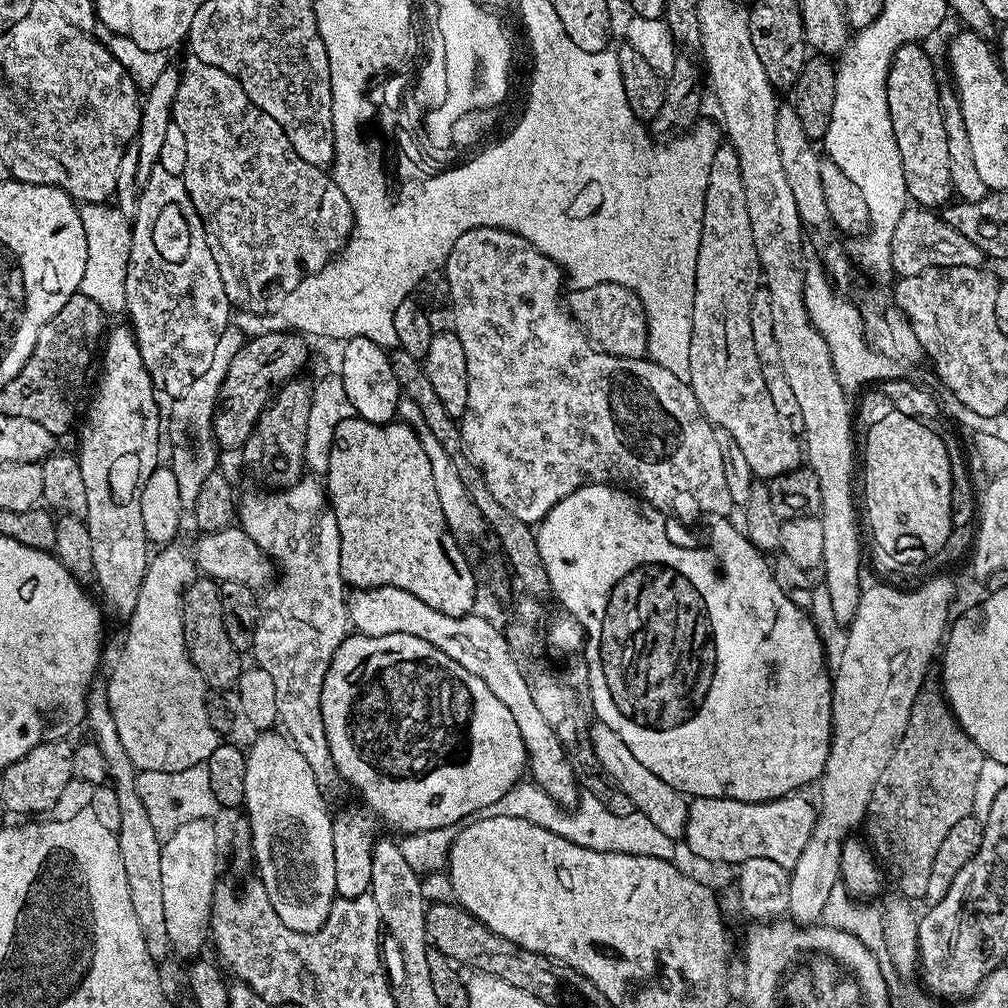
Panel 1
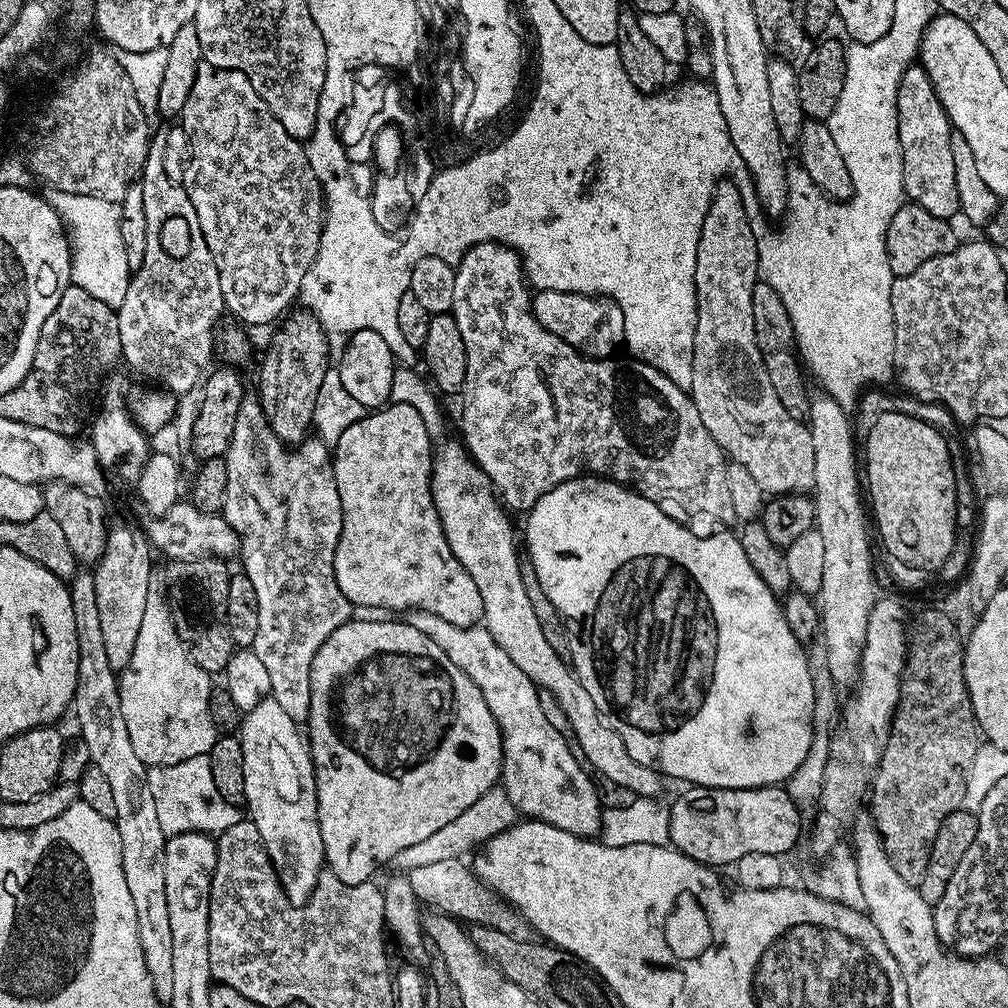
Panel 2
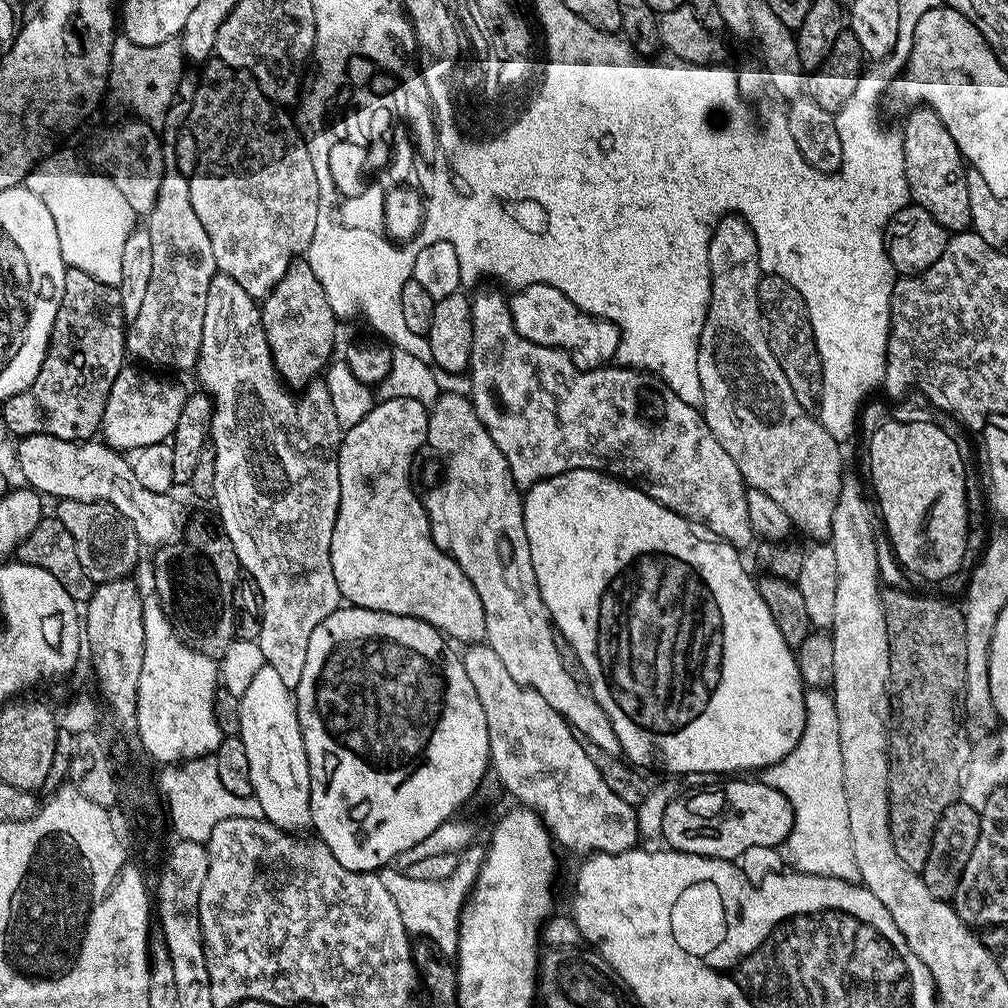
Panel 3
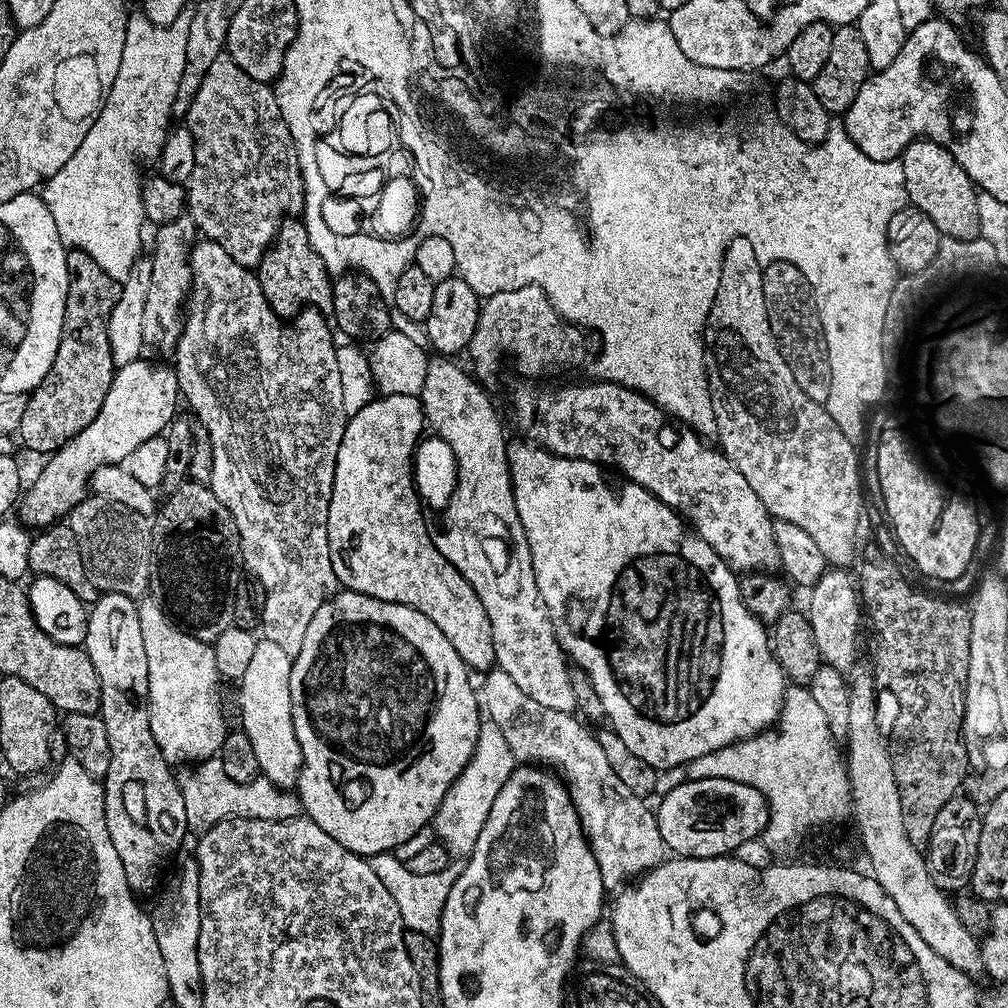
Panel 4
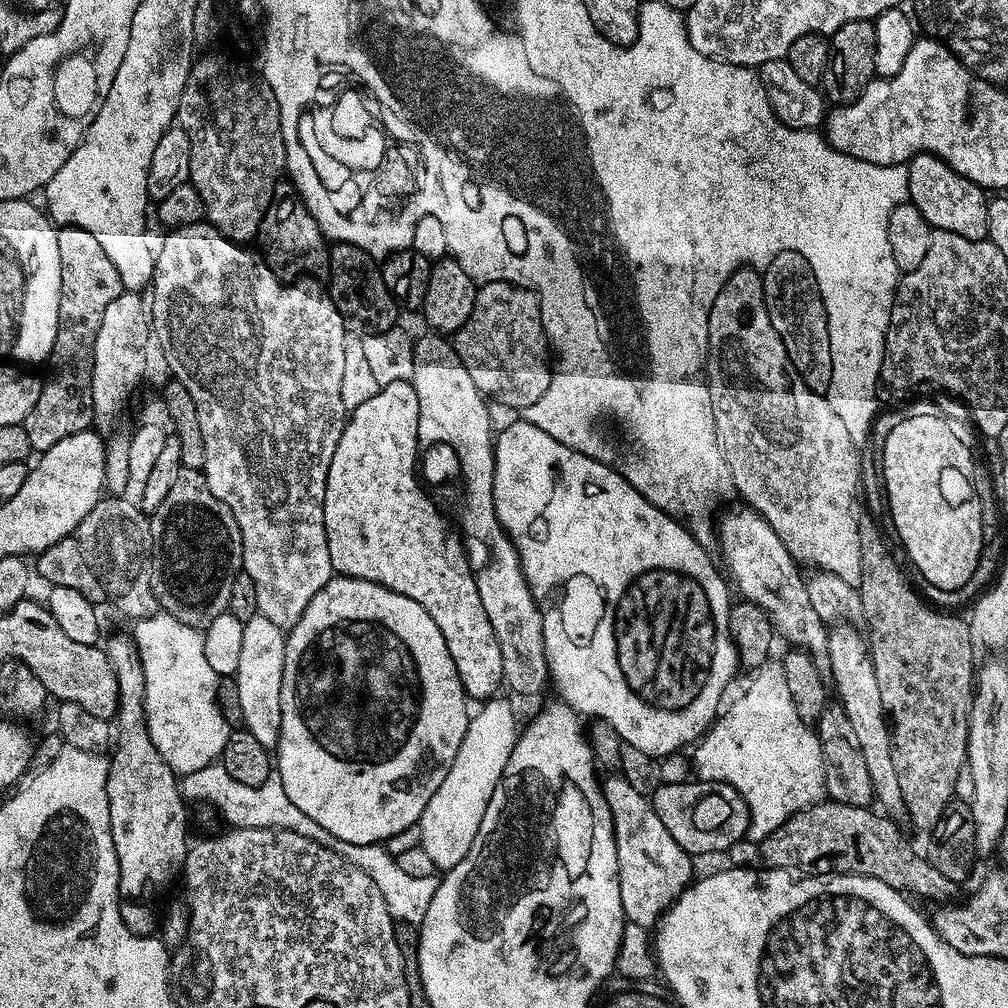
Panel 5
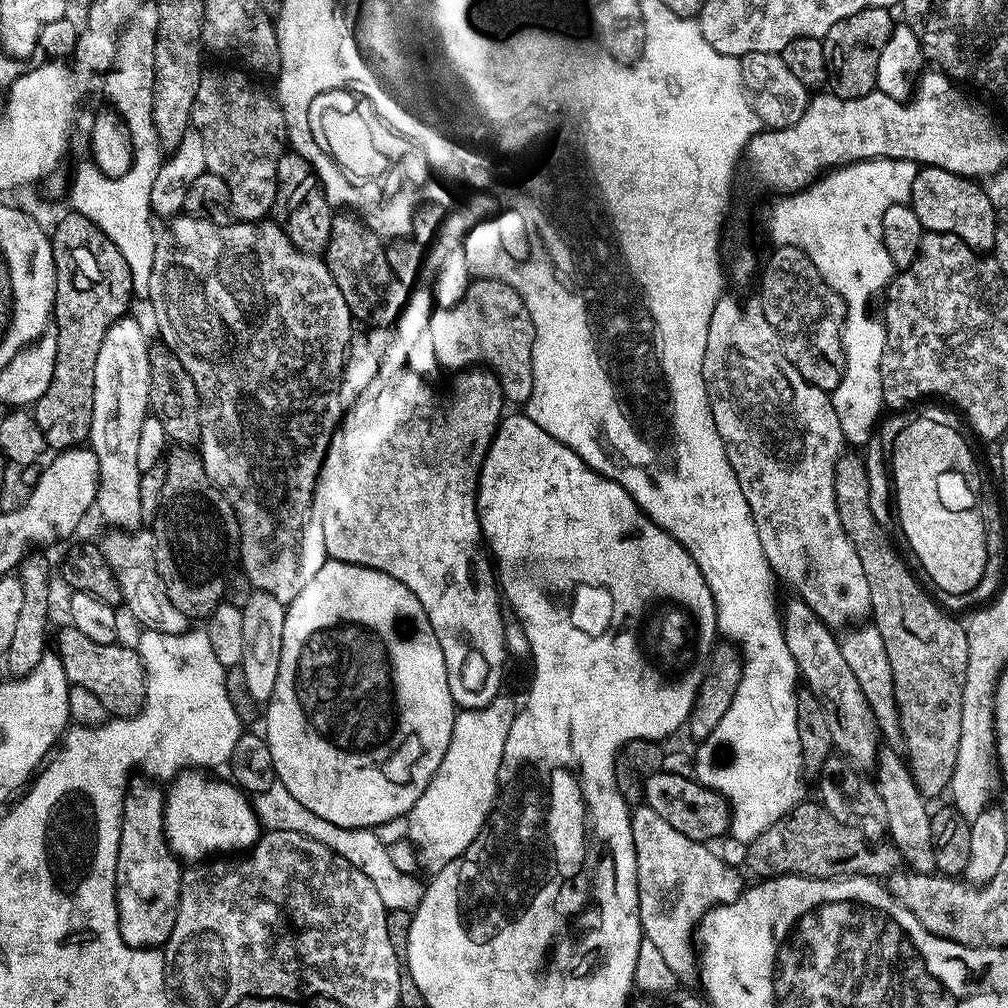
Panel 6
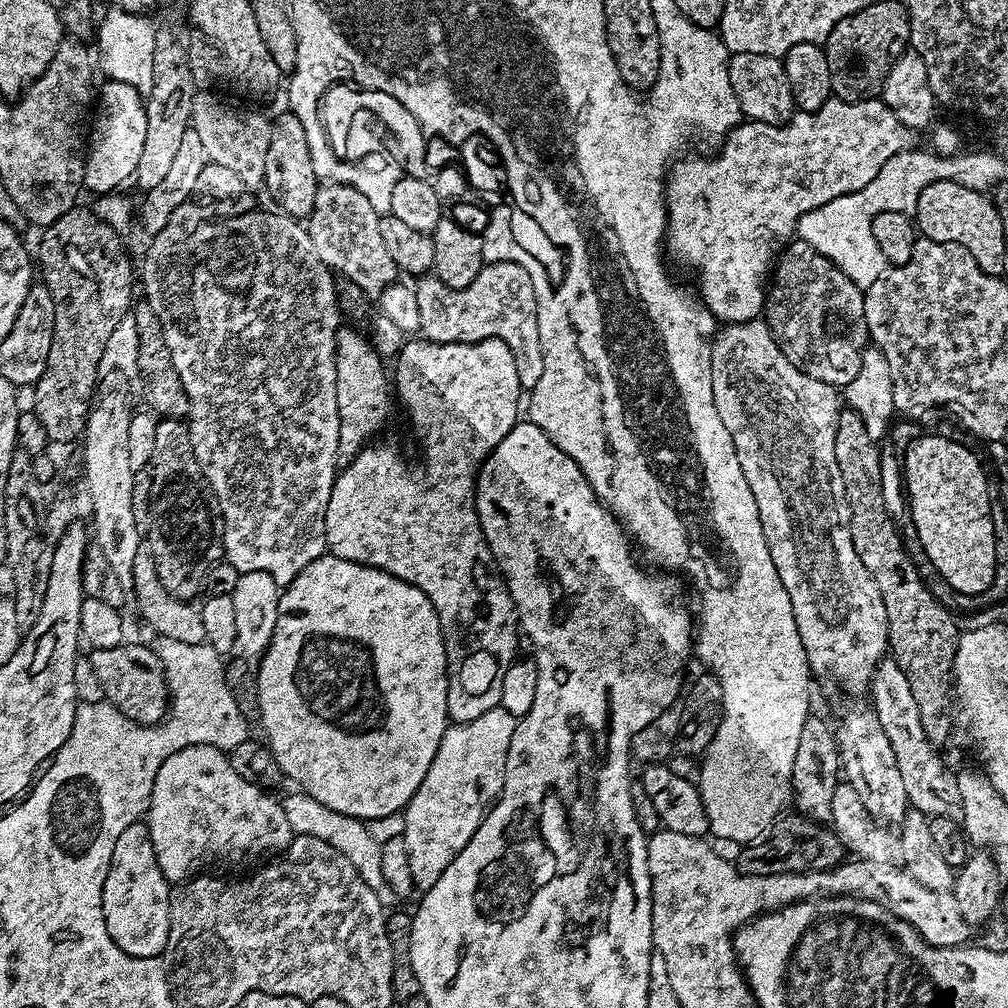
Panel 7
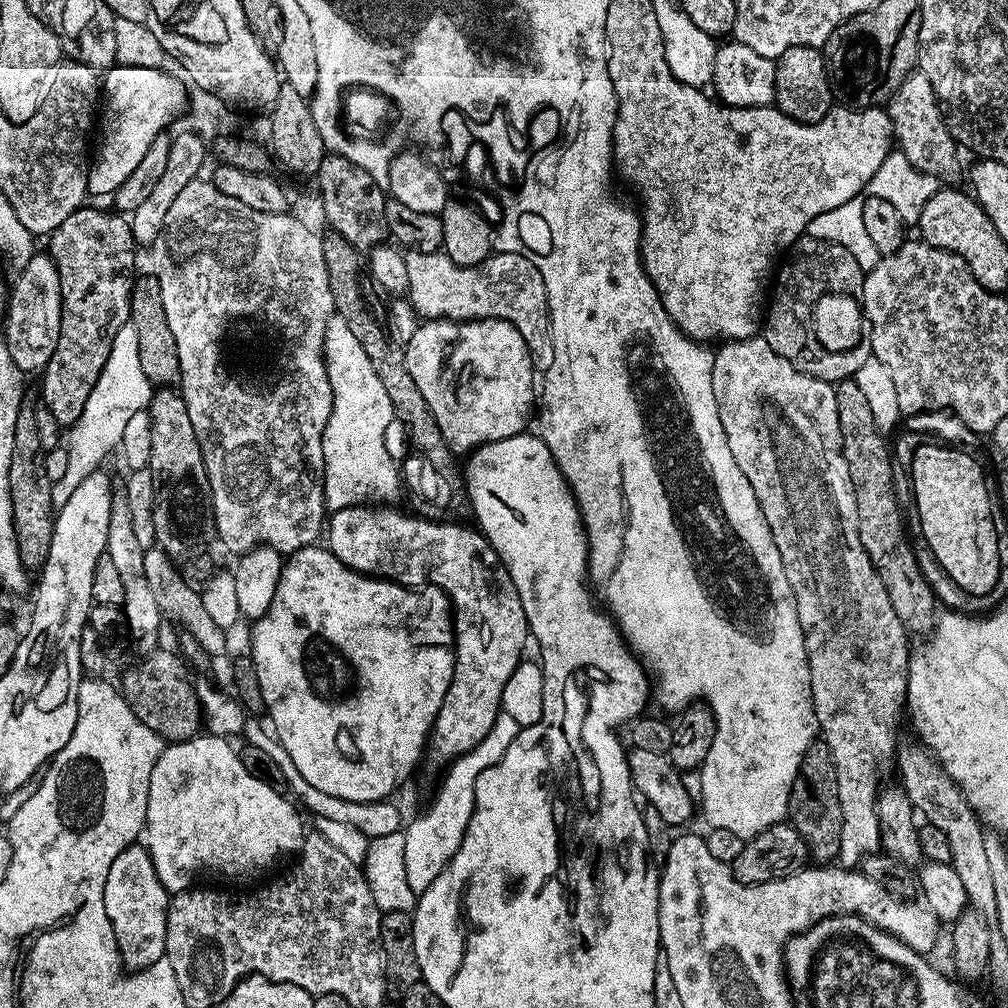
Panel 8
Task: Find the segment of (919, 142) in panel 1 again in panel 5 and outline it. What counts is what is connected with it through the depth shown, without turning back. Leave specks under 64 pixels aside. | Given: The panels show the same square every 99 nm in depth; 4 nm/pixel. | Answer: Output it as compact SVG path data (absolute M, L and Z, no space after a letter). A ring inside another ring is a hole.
M922 152L908 161L908 200L922 210L922 218L932 225L933 229L958 234L967 240L982 240L987 237L988 223L986 210L989 197L985 189L979 188L962 174L958 174L946 161Z

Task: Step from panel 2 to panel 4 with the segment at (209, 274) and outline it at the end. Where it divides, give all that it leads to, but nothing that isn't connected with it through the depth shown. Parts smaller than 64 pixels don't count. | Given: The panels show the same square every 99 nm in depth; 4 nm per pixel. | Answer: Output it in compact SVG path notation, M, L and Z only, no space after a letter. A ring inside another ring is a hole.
M185 214L179 216L177 220L170 221L169 224L159 225L155 231L156 245L150 251L153 274L143 311L142 338L145 345L153 344L156 348L172 350L175 349L178 339L178 313L181 311L182 301L190 284L190 268L186 263L186 257L192 245L197 243L198 229L192 217Z

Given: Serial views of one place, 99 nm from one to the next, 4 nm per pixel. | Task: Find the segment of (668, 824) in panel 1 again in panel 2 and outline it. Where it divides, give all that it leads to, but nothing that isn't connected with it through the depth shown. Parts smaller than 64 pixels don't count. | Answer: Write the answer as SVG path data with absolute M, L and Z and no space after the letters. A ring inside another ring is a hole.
M445 439L435 449L430 483L432 501L438 510L446 542L454 558L462 562L466 574L474 578L478 594L482 594L483 623L494 642L498 642L498 646L510 654L510 662L514 662L514 666L518 666L526 678L534 681L537 689L545 693L548 691L556 699L557 706L564 711L576 735L575 747L583 759L585 756L592 763L593 773L601 772L607 783L622 786L637 796L655 797L662 783L660 773L630 758L622 738L618 738L616 729L606 719L605 713L594 706L594 698L590 698L586 686L582 686L579 675L569 667L565 657L559 656L554 646L542 638L538 617L530 607L530 597L526 594L526 582L522 582L522 561L516 553L518 532L512 529L513 517L502 507L490 478L459 439Z

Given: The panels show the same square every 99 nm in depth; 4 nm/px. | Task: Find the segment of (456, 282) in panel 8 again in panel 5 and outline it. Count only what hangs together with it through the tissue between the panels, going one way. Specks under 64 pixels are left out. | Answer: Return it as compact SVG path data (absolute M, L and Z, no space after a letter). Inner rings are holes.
M495 280L489 284L481 283L476 290L474 310L468 321L454 334L454 347L458 358L462 358L462 366L474 378L474 386L489 401L497 400L508 408L523 410L534 406L552 381L553 369L550 367L550 345L544 339L544 327L540 317L540 302L535 292L520 288L516 284L507 284Z

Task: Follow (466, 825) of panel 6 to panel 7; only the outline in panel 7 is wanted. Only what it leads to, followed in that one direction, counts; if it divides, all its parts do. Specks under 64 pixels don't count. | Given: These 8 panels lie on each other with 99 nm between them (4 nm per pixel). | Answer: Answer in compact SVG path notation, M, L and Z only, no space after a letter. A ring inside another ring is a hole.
M491 708L486 710L486 714L474 718L474 722L449 726L438 746L438 754L434 754L434 762L430 762L430 770L426 770L426 778L422 778L422 786L418 786L414 798L410 798L404 808L403 837L409 854L410 874L417 889L432 888L434 882L442 878L446 866L462 854L466 842L474 838L478 826L484 821L486 809L500 795L506 778L506 754L510 750L510 738L514 738L518 719L517 713L507 712L506 708Z

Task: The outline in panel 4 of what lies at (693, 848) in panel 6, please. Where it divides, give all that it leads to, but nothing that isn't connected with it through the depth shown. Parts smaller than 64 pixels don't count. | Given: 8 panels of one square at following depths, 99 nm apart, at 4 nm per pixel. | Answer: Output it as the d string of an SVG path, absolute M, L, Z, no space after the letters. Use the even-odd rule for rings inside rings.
M493 667L481 680L484 681L481 684L479 681L478 696L483 711L487 719L502 730L517 761L535 762L540 766L560 764L559 775L572 798L605 889L619 889L625 883L624 876L636 878L664 863L666 849L655 811L644 805L647 804L645 797L634 794L634 790L629 790L622 778L614 774L599 739L591 736L572 712L550 710L550 706L541 706L534 698L522 694L506 670Z

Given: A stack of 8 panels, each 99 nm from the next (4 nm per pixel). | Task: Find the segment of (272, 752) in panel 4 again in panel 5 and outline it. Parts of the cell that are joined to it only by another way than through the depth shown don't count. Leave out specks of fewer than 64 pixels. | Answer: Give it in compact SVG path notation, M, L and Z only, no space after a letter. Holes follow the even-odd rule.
M257 614L245 620L242 655L238 658L238 670L234 677L238 686L238 698L242 701L243 727L269 750L275 749L280 743L285 639L285 629L274 626L270 618Z

